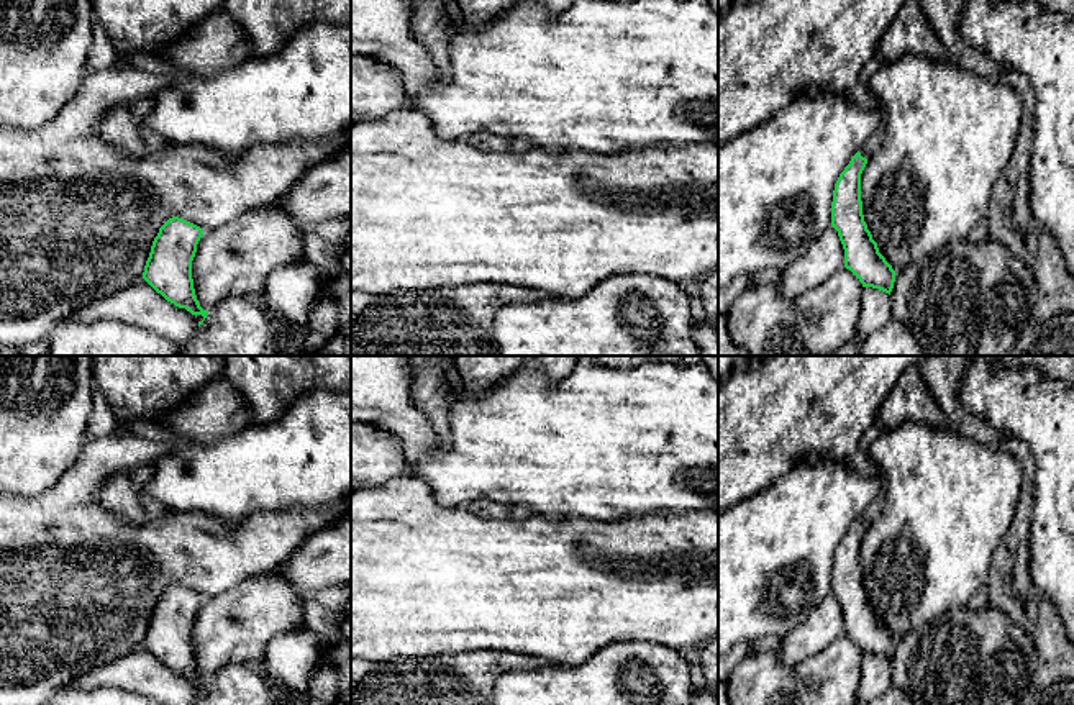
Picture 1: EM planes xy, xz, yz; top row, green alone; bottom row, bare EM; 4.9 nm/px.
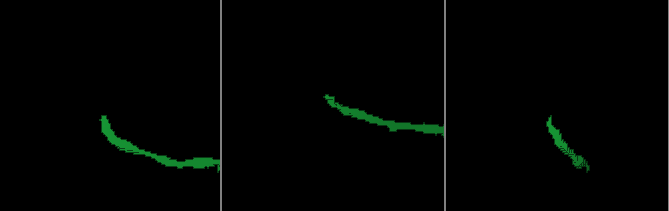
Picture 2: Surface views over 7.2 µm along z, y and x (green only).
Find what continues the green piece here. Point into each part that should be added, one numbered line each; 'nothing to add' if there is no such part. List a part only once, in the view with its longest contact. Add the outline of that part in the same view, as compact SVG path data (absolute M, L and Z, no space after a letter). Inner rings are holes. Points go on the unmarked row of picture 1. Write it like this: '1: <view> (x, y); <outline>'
1: yz (774, 413); M771 356L771 357L764 357L761 361L754 361L749 364L744 364L741 367L733 369L733 372L721 382L718 382L718 515L726 512L728 508L738 505L740 502L751 498L761 492L764 492L766 489L769 489L771 485L774 485L782 475L785 475L787 472L790 472L795 466L802 464L802 462L818 462L818 461L844 461L851 469L854 469L856 472L862 474L862 475L869 475L869 477L877 477L884 482L881 494L872 500L872 503L867 507L867 510L859 516L861 523L869 526L871 521L881 513L882 505L884 505L884 494L885 494L885 477L882 475L881 469L869 459L869 456L866 456L861 448L861 438L864 436L864 433L877 421L877 413L879 408L882 407L885 395L894 389L894 385L897 384L899 377L902 375L902 372L907 367L912 366L922 366L926 359L930 359L933 356Z

